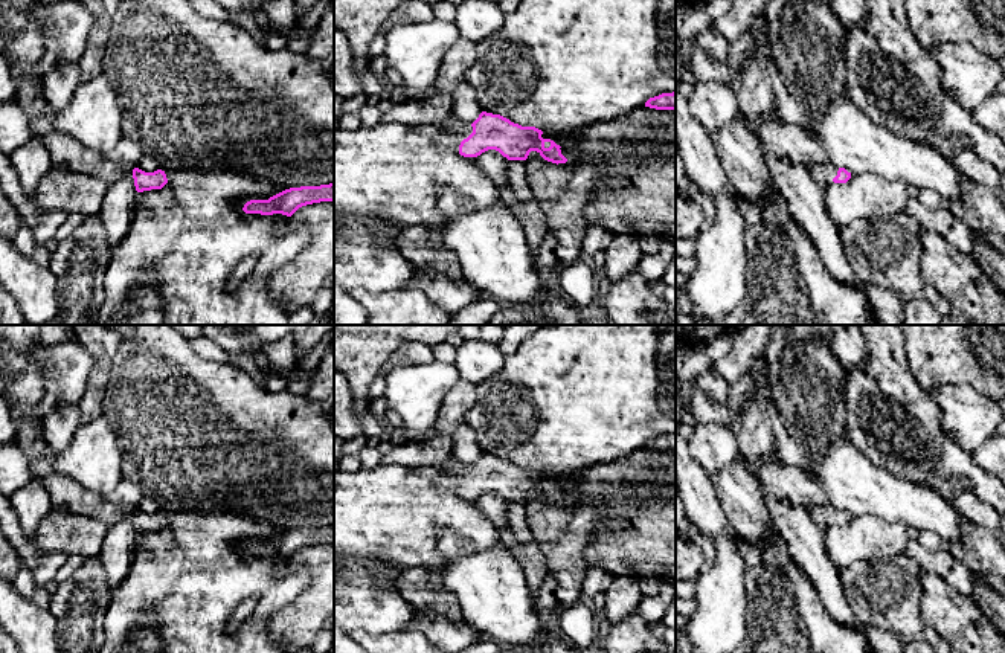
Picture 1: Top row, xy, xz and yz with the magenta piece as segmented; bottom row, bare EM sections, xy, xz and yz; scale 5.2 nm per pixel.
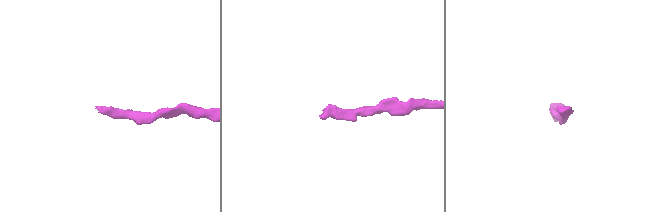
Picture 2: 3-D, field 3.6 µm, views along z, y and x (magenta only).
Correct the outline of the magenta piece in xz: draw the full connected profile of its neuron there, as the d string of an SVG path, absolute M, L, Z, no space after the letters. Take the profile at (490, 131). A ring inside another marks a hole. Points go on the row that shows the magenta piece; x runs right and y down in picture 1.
M482 111L473 124L464 124L448 113L441 127L407 127L430 139L438 139L441 134L458 134L462 140L459 154L464 157L477 157L488 150L496 150L508 160L526 160L531 151L537 151L544 160L557 165L572 159L570 146L560 146L551 139L543 139L541 130L522 127L486 111Z

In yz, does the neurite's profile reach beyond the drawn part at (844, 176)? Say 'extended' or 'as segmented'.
extended

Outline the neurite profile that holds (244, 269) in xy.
M247 259L242 264L239 264L229 278L229 287L236 287L242 282L246 276L252 273L252 261Z

